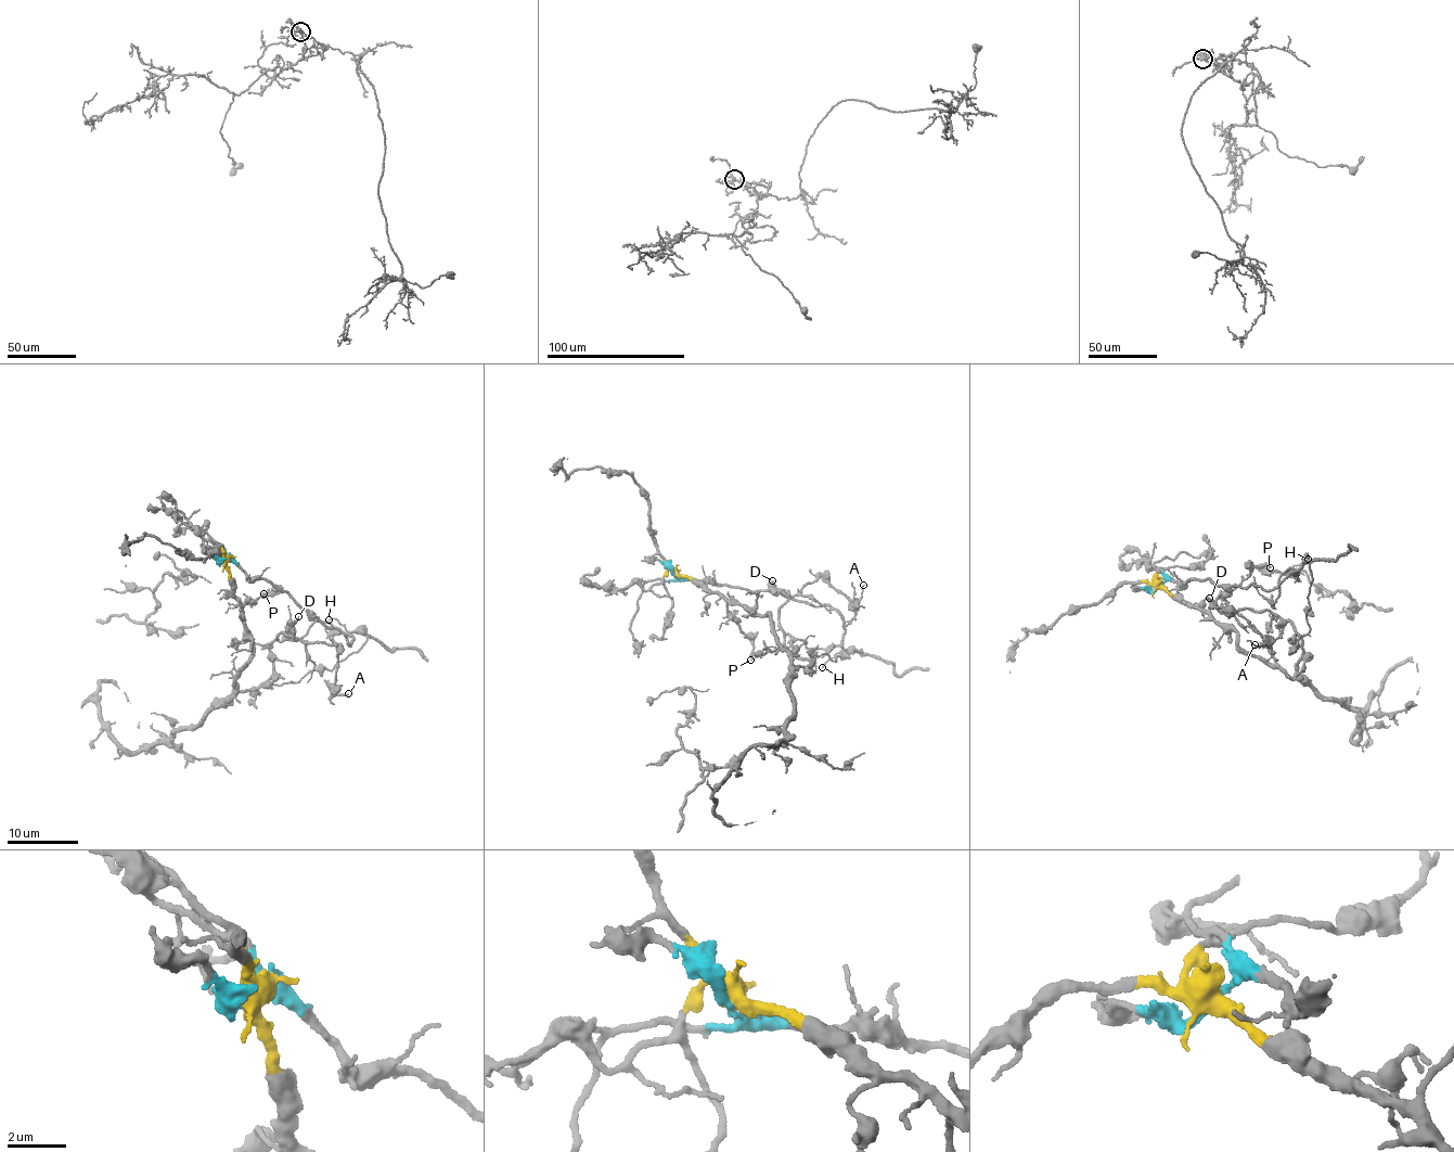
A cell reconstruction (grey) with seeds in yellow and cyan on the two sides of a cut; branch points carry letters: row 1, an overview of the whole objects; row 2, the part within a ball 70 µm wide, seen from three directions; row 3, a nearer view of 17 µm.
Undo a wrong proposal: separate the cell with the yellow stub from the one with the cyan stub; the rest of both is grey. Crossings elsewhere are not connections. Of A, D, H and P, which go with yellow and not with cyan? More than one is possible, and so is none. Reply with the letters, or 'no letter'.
A, D, P

